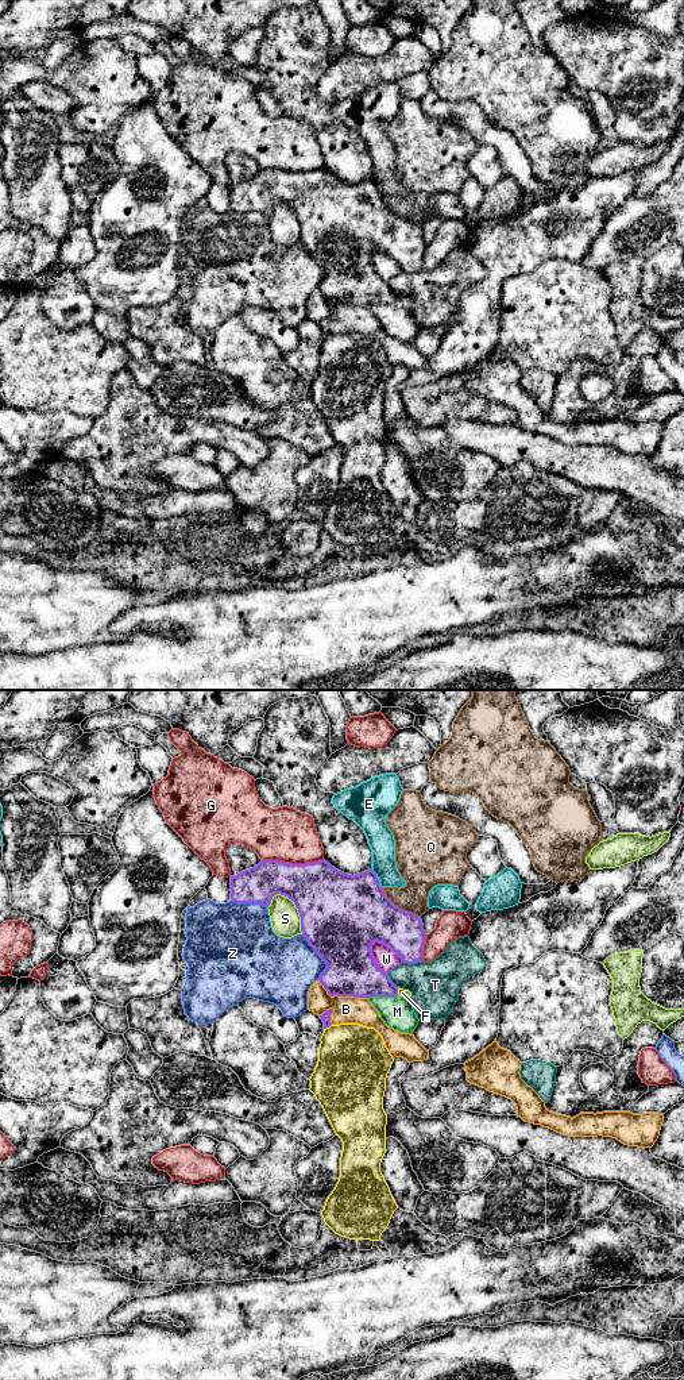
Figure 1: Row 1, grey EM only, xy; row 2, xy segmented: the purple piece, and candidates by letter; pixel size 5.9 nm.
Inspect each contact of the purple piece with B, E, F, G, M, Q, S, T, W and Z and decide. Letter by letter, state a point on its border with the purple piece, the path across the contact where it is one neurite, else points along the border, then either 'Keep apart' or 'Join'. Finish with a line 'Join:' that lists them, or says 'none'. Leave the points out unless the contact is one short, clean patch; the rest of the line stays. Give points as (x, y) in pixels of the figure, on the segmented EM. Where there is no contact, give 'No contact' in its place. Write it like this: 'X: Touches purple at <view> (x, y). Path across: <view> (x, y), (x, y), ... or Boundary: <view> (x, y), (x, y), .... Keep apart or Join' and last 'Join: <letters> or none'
B: Touches purple at xy (340, 995). Boundary: xy (319, 979), (331, 995), (366, 998). Keep apart
E: Touches purple at xy (377, 878). Keep apart
F: Touches purple at xy (327, 1026). Join
G: Touches purple at xy (292, 863). Keep apart
M: Touches purple at xy (382, 995). Keep apart
Q: Touches purple at xy (398, 908). Keep apart
S: Touches purple at xy (297, 908). Keep apart
T: Touches purple at xy (412, 963). Keep apart
W: Touches purple at xy (387, 945). Keep apart
Z: Touches purple at xy (320, 956). Keep apart
Join: F

